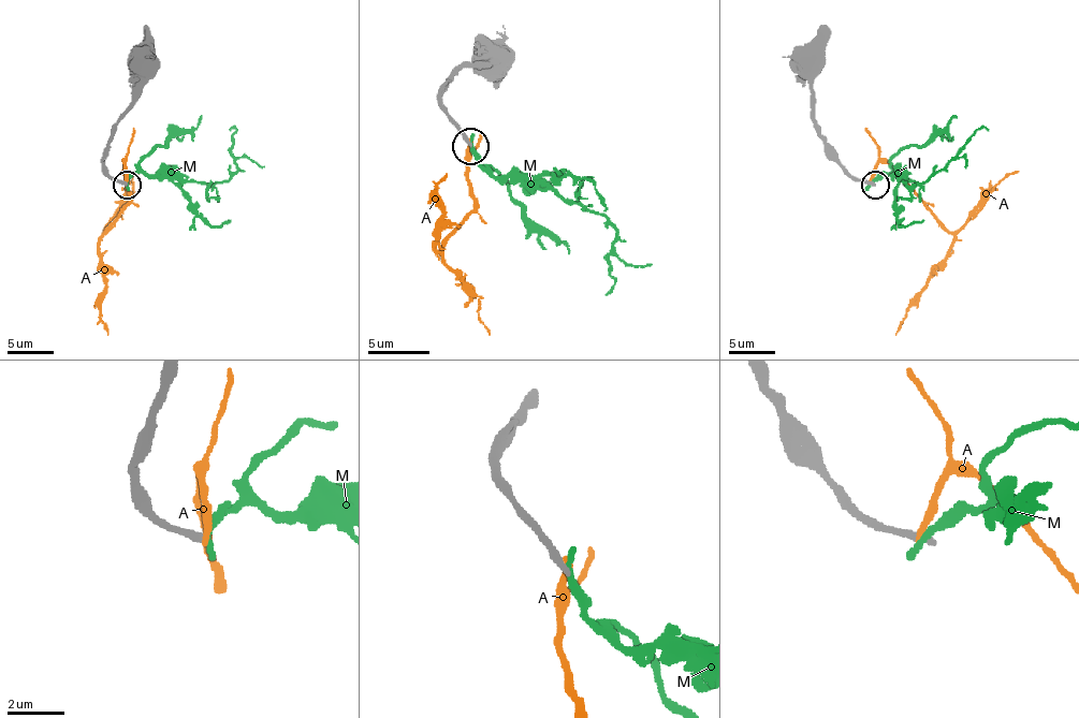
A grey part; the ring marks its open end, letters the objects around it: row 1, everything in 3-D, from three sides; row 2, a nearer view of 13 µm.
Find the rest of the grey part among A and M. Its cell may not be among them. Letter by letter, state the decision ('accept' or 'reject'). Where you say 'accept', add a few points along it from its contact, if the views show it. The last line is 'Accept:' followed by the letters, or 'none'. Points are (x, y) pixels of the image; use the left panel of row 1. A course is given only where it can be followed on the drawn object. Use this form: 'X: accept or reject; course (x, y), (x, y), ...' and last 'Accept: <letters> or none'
A: reject
M: reject
Accept: none

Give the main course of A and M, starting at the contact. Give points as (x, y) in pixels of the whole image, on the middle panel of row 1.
A: (470, 141), (467, 184), (472, 211), (436, 251), (442, 217), (436, 187), (446, 175)
M: (470, 141), (492, 175), (547, 180), (565, 199), (598, 211), (617, 233), (608, 254), (614, 281), (604, 294)

